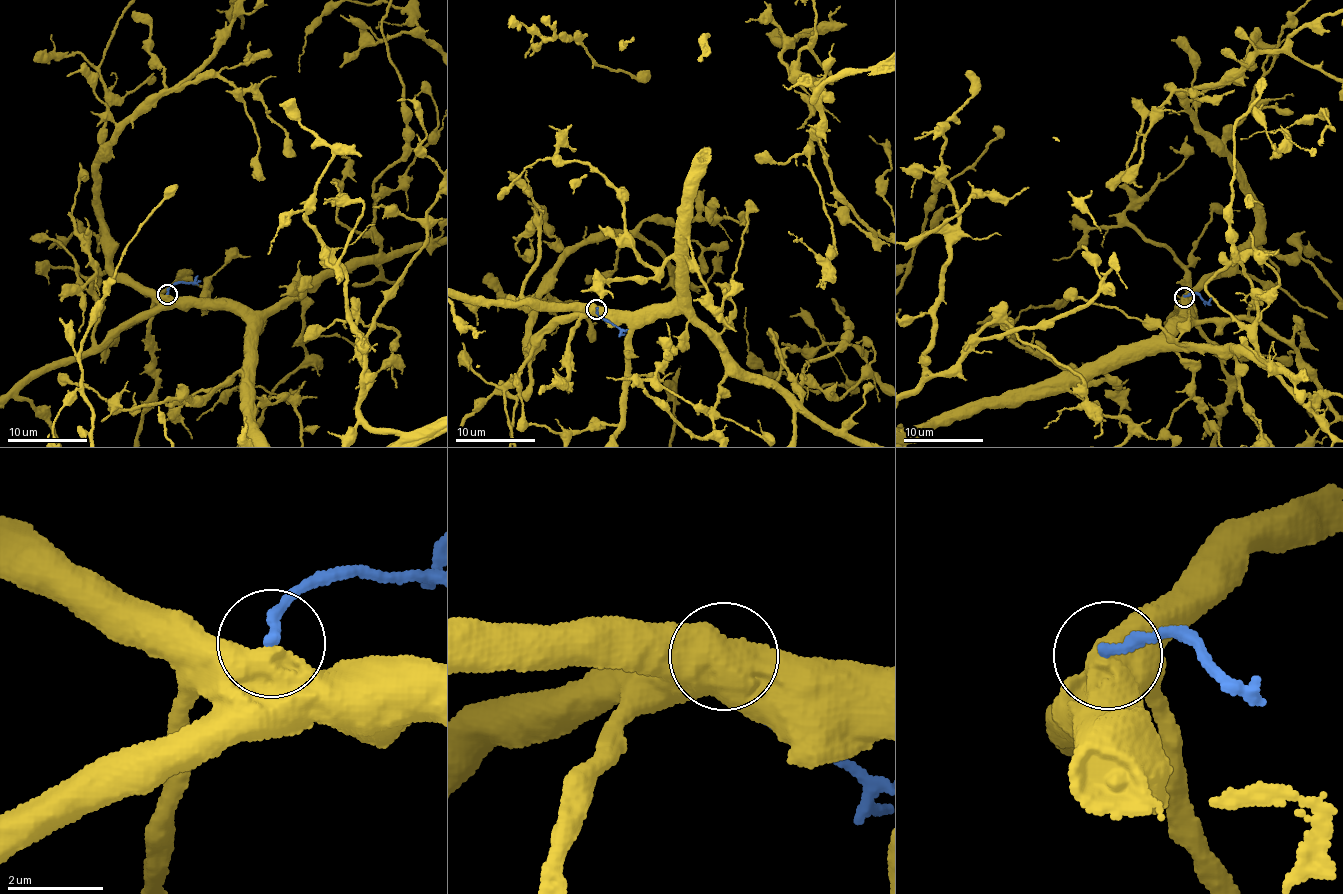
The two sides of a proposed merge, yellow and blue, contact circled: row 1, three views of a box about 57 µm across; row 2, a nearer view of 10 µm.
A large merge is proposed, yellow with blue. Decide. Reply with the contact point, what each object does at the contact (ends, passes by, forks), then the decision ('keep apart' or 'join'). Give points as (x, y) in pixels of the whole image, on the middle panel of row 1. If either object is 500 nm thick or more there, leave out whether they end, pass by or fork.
(596, 309) | keep apart

